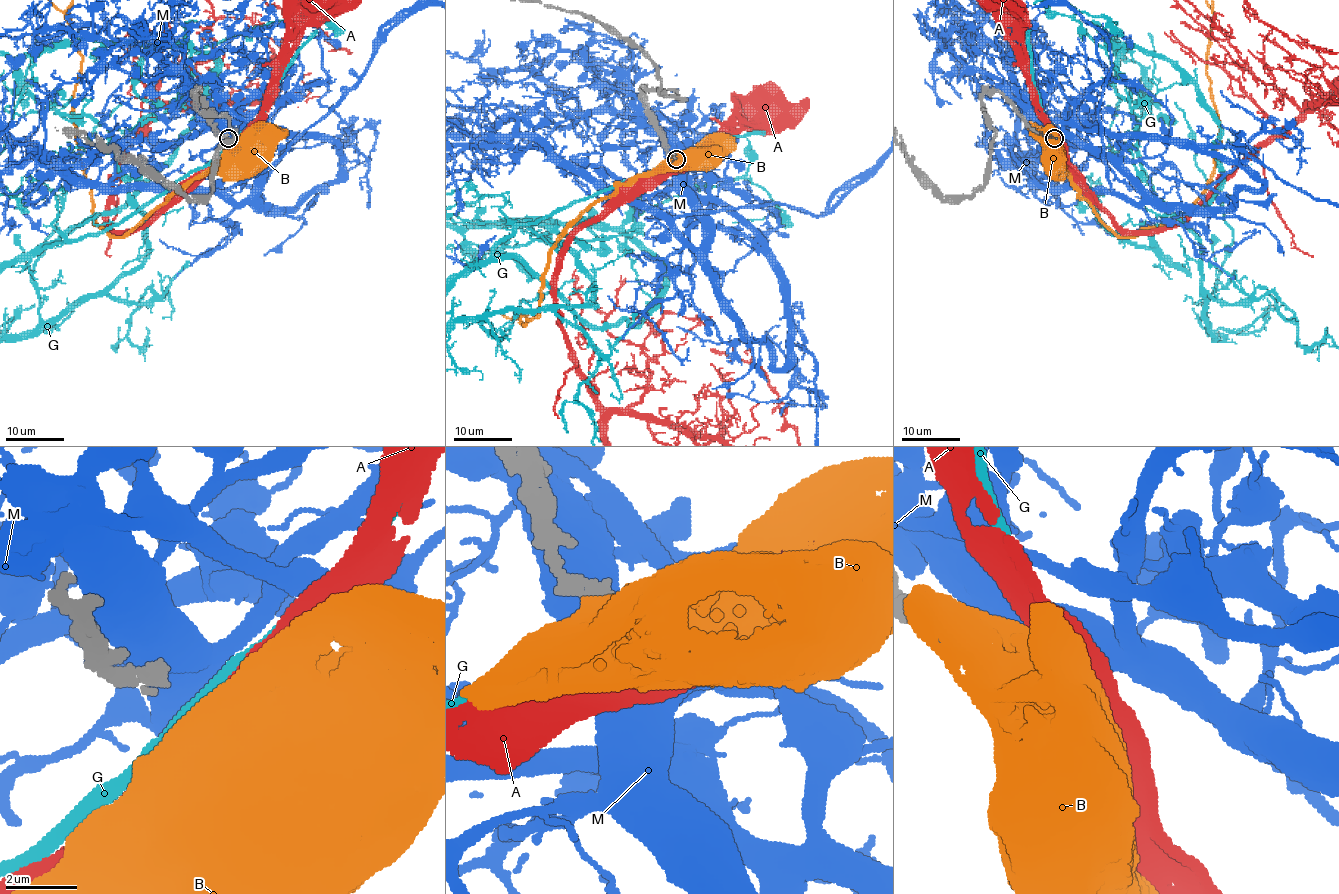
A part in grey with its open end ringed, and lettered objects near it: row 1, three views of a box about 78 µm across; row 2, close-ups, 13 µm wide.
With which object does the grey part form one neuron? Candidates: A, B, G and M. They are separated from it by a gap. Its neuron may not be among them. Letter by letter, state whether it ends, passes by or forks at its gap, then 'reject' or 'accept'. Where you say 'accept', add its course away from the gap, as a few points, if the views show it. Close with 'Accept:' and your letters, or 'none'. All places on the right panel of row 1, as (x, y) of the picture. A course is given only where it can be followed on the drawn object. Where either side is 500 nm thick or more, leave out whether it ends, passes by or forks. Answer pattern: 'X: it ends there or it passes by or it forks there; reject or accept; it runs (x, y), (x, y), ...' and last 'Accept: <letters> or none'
A: reject
B: reject
G: it passes by; reject
M: reject
Accept: none

